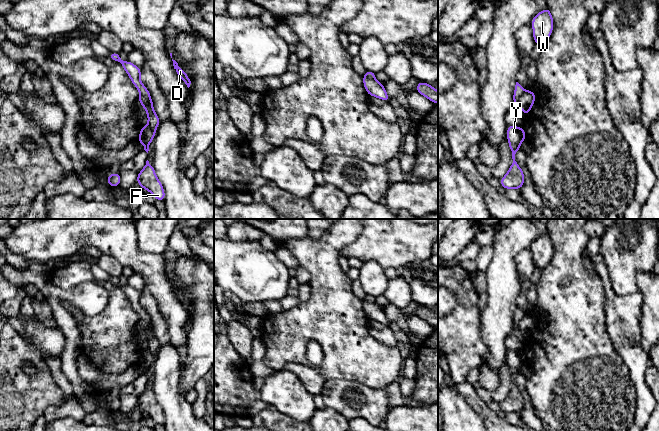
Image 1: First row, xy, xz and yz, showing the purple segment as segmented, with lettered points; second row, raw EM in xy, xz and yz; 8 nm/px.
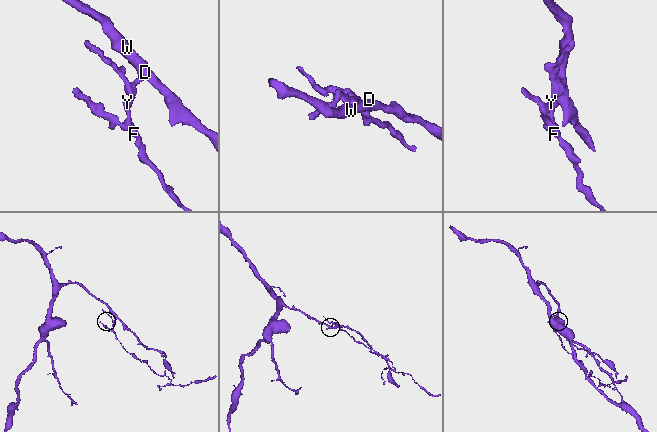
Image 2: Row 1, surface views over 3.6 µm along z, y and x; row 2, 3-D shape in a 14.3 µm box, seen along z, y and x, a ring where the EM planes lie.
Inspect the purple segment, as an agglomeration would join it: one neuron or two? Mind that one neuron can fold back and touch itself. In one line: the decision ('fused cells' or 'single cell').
fused cells

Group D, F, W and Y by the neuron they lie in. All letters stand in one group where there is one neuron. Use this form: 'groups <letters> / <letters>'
groups D W / F Y

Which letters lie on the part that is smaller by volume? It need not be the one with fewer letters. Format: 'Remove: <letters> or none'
Remove: F, Y

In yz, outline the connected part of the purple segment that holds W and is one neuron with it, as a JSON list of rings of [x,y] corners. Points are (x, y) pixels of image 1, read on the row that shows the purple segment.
[[[546,7],[543,11],[538,12],[530,24],[533,28],[534,42],[543,47],[552,33],[554,25],[549,8]]]

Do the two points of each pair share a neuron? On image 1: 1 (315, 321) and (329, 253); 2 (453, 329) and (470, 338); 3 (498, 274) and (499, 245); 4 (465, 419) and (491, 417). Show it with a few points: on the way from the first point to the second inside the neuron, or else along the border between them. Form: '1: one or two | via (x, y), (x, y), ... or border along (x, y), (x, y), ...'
1: one | via (326, 304), (326, 270)
2: one | via (457, 333), (462, 338), (466, 338)
3: one | via (499, 267), (499, 252)
4: two | border along (466, 400), (483, 420)

